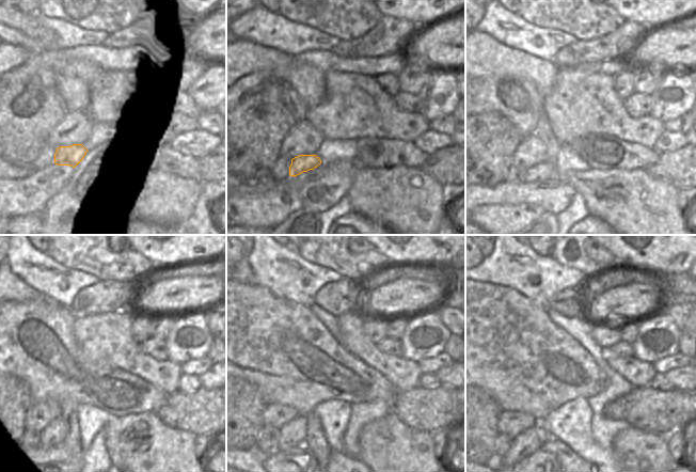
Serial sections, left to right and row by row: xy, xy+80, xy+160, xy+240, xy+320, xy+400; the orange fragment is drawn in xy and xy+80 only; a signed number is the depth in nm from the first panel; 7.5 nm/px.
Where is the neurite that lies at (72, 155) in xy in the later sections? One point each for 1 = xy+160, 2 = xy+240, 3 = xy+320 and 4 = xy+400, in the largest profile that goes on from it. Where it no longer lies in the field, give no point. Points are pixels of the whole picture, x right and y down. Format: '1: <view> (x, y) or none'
1: xy+160 (544, 171)
2: xy+240 (56, 433)
3: xy+320 (293, 434)
4: xy+400 (530, 441)

